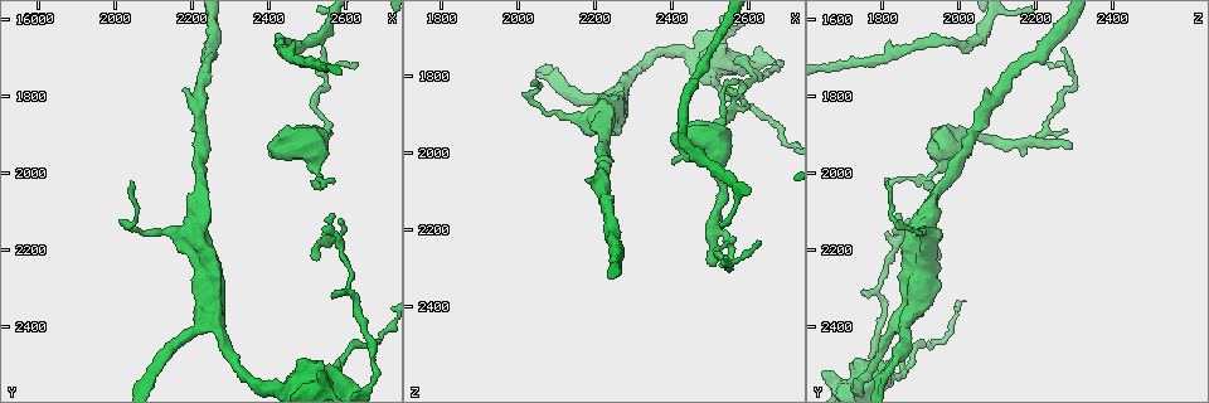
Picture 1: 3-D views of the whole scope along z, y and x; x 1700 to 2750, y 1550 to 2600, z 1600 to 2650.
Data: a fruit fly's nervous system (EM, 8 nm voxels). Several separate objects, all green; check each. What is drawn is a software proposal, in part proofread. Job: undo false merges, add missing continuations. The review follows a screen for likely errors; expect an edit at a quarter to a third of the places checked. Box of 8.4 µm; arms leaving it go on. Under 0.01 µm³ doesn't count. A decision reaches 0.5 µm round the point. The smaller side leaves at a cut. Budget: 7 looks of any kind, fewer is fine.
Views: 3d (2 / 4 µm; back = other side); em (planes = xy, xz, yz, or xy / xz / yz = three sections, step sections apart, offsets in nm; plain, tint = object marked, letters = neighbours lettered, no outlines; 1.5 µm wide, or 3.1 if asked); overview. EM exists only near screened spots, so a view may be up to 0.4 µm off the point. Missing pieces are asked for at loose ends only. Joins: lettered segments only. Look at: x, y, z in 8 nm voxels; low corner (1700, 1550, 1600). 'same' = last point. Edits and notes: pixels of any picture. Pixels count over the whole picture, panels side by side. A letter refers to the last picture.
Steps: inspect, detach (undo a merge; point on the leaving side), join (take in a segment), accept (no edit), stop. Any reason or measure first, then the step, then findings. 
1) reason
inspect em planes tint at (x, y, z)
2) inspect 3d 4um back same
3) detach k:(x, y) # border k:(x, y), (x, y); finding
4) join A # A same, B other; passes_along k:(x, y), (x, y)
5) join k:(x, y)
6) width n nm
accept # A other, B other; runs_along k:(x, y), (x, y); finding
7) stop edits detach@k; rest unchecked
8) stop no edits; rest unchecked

free end
inspect em planes letters at (2505, 1930, 2285)

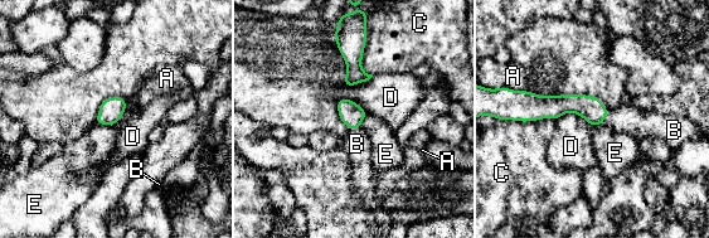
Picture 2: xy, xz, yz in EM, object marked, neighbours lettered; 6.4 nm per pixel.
width 160 nm
join B # A other, B same, C other, D other, E other; passes_along 2:(351, 115), (354, 129), (357, 144); the cell continues

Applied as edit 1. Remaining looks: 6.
thin end
inspect em planes plain at (2565, 2100, 1845)

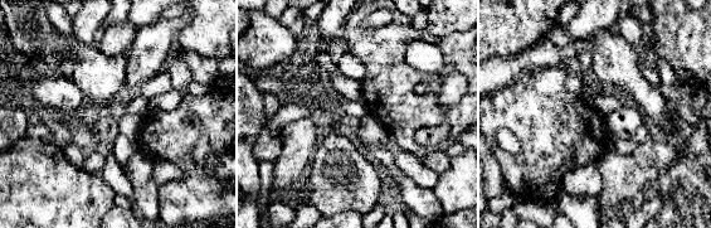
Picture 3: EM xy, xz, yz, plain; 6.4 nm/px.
see the neighbours
inspect em planes letters same

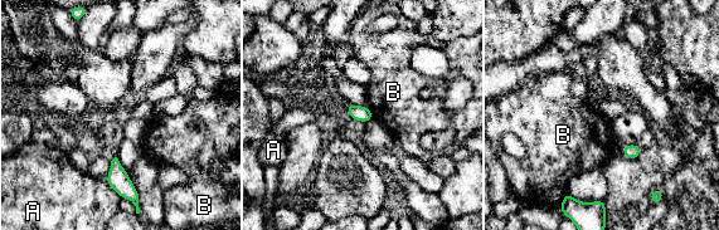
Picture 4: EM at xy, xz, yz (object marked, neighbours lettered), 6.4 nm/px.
width 100 nm; longest_contact A 160 nm
accept # A other, B other; none of them fits

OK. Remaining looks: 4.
branch stops here
inspect em planes plain at (2540, 1675, 2275)

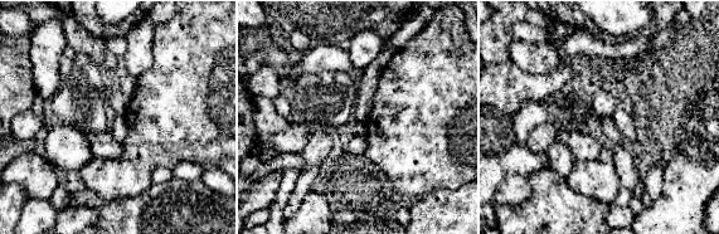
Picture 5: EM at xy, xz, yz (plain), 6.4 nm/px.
inspect em planes letters same

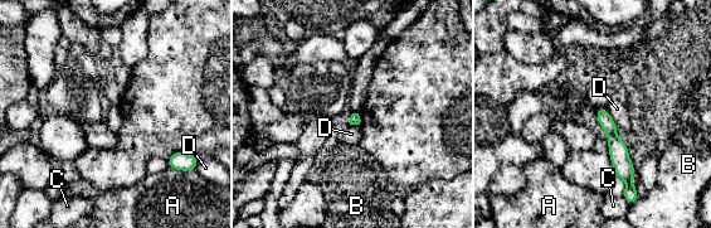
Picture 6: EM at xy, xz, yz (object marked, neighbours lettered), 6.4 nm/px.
accept # A other, B other, C other, D other; border 6:(605, 106), (615, 125); none of them fits

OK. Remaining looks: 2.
stop edits join@2; rest unchecked

